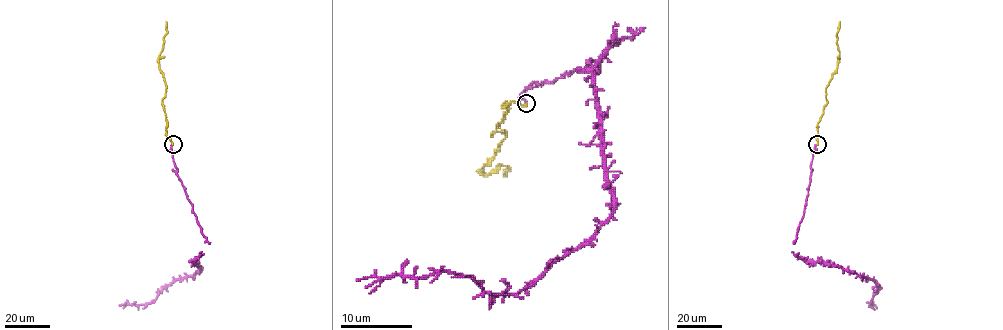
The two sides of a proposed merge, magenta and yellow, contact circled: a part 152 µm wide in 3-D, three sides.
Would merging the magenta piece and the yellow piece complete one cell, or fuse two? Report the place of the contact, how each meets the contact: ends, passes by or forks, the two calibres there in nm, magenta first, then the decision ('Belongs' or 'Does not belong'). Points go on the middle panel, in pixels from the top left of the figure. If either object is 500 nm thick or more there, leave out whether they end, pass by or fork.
Place: (526, 103). At the ring magenta ends. At the ring yellow ends. Thickness 220 nm (magenta) against 240 nm. Belongs

